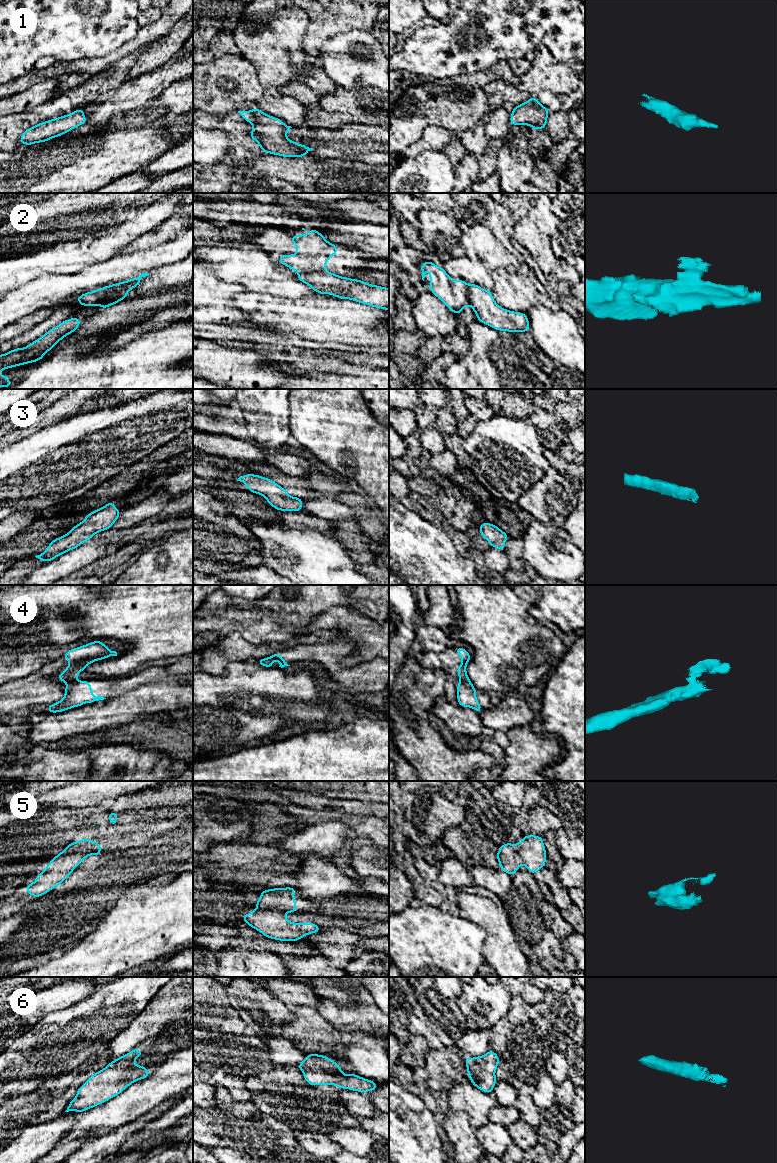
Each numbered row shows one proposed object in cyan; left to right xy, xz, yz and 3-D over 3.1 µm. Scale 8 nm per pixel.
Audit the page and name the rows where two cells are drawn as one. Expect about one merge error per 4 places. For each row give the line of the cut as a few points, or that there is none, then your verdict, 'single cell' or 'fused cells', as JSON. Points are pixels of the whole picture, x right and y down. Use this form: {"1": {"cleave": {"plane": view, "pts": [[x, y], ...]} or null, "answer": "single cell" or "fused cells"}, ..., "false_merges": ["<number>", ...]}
{"1": {"cleave": null, "answer": "single cell"}, "2": {"cleave": {"plane": "xy", "pts": [[126, 293], [119, 300], [105, 300], [101, 305]]}, "answer": "fused cells"}, "3": {"cleave": null, "answer": "single cell"}, "4": {"cleave": {"plane": "yz", "pts": [[460, 680], [472, 686]]}, "answer": "fused cells"}, "5": {"cleave": null, "answer": "single cell"}, "6": {"cleave": null, "answer": "single cell"}, "false_merges": ["2", "4"]}

